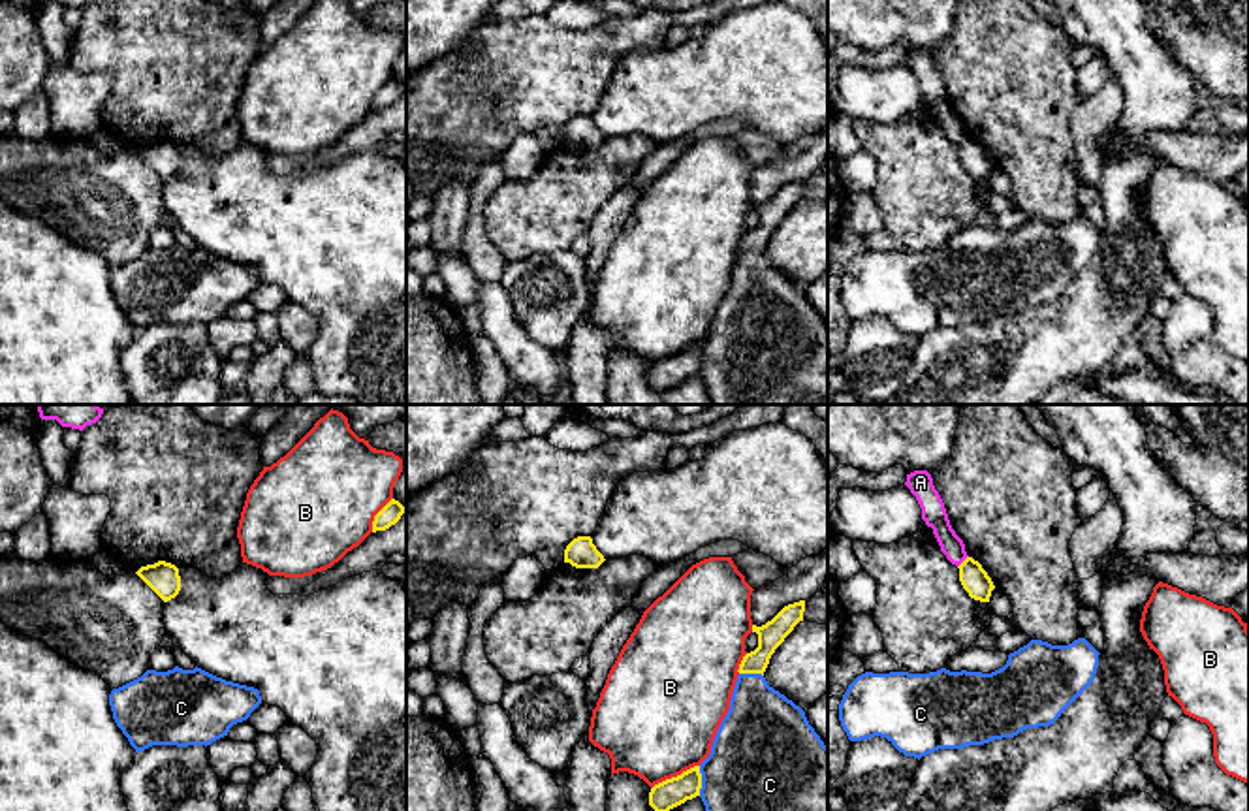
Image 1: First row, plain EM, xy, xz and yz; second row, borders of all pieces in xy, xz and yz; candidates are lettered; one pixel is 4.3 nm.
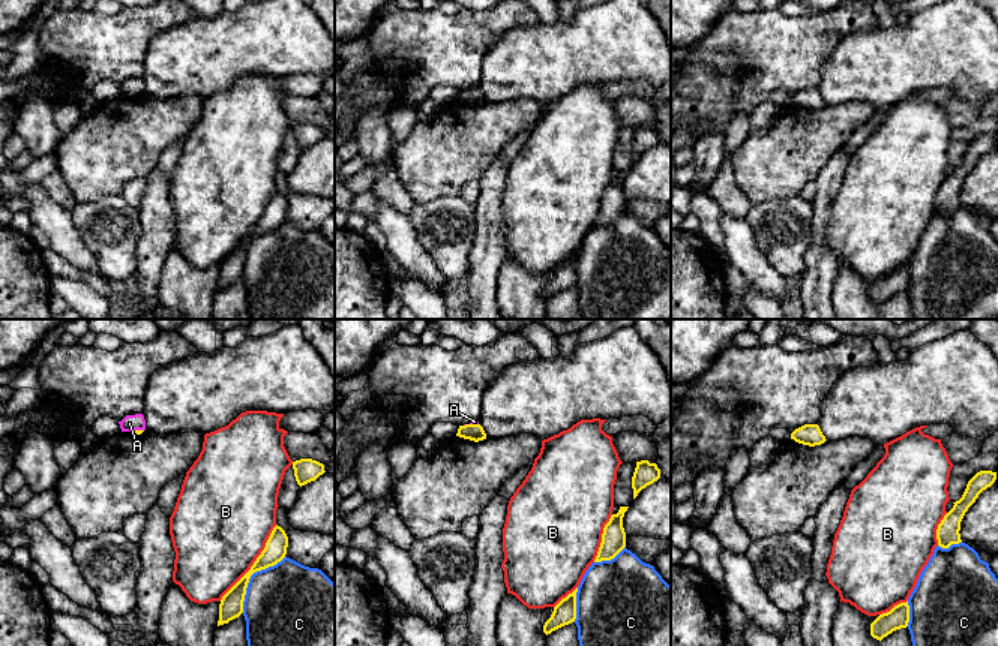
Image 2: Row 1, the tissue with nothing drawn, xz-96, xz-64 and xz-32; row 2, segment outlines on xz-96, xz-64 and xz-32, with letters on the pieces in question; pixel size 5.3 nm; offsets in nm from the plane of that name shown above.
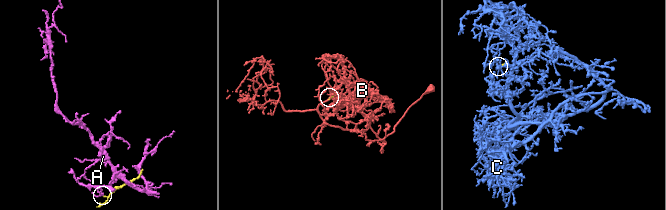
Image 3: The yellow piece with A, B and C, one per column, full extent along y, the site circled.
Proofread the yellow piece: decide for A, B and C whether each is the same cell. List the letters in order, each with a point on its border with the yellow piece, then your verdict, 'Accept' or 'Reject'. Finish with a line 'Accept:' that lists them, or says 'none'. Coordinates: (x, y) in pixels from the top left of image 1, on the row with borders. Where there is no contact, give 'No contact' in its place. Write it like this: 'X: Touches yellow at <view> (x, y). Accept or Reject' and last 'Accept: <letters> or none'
A: Touches yellow at yz (964, 561). Reject
B: Touches yellow at xz (674, 778). Reject
C: Touches yellow at xz (700, 781). Reject
Accept: none

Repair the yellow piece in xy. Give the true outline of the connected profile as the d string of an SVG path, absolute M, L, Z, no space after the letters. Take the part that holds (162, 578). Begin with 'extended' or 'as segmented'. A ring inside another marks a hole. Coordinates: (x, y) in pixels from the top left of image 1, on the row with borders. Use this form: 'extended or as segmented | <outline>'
as segmented | M158 561L141 566L135 572L164 602L175 598L181 591L179 568L171 563Z

